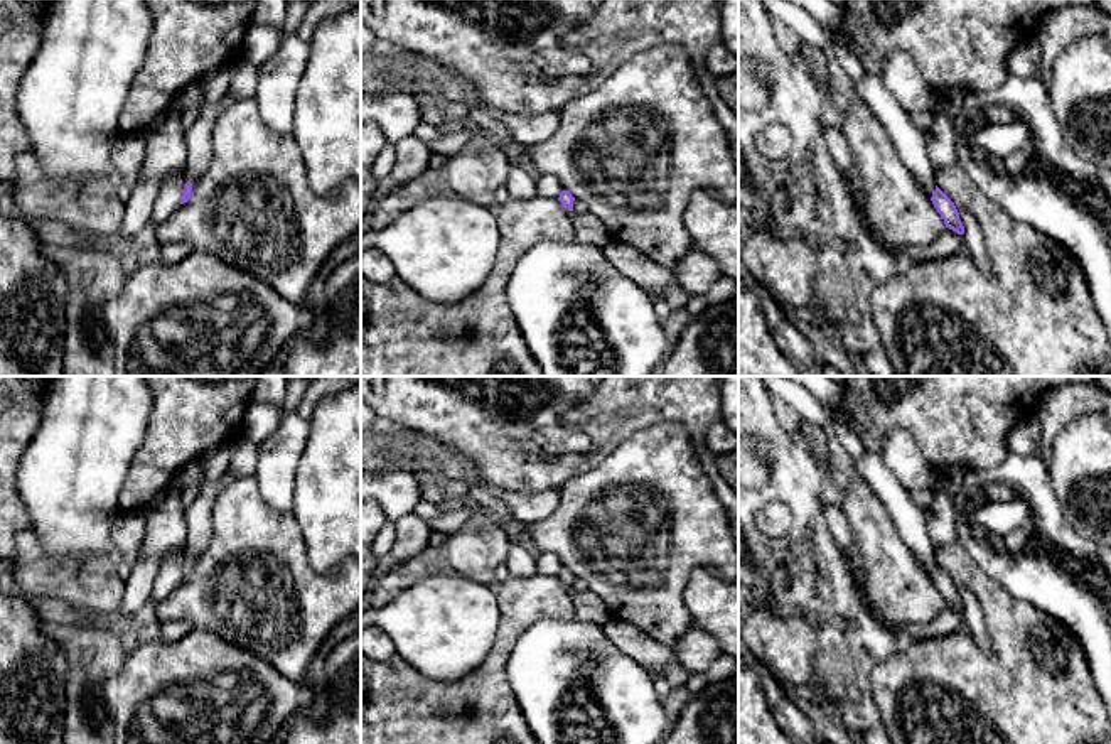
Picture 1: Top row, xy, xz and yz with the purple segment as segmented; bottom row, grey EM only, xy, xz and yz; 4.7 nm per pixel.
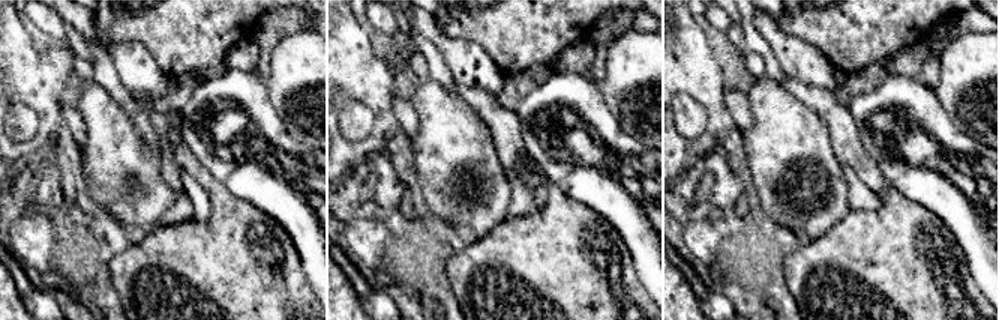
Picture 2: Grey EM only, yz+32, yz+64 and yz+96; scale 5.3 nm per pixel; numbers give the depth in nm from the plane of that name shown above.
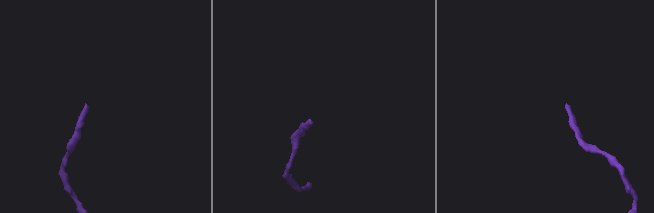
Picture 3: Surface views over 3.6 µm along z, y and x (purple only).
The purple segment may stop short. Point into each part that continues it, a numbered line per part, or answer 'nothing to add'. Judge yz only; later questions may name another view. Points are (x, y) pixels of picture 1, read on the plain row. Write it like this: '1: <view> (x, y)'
nothing to add

